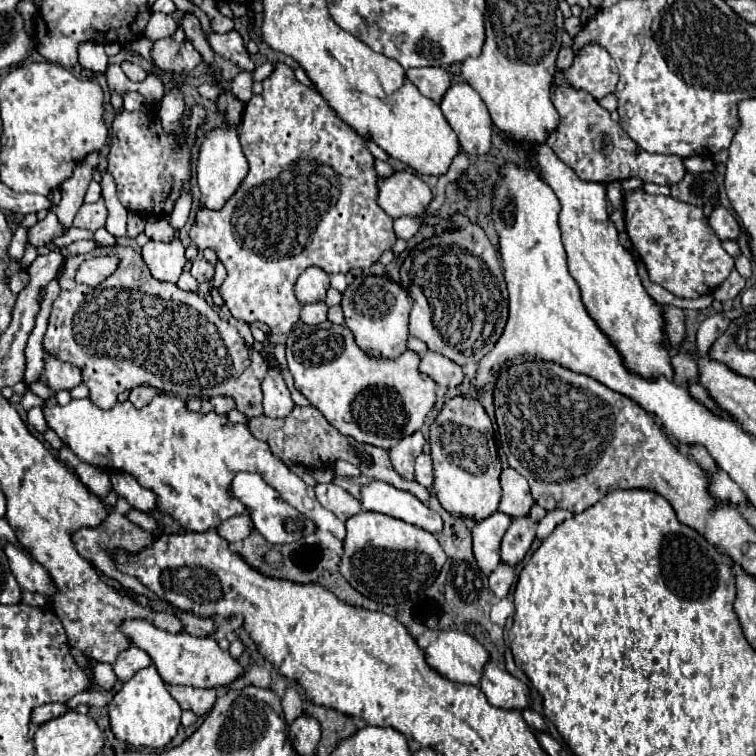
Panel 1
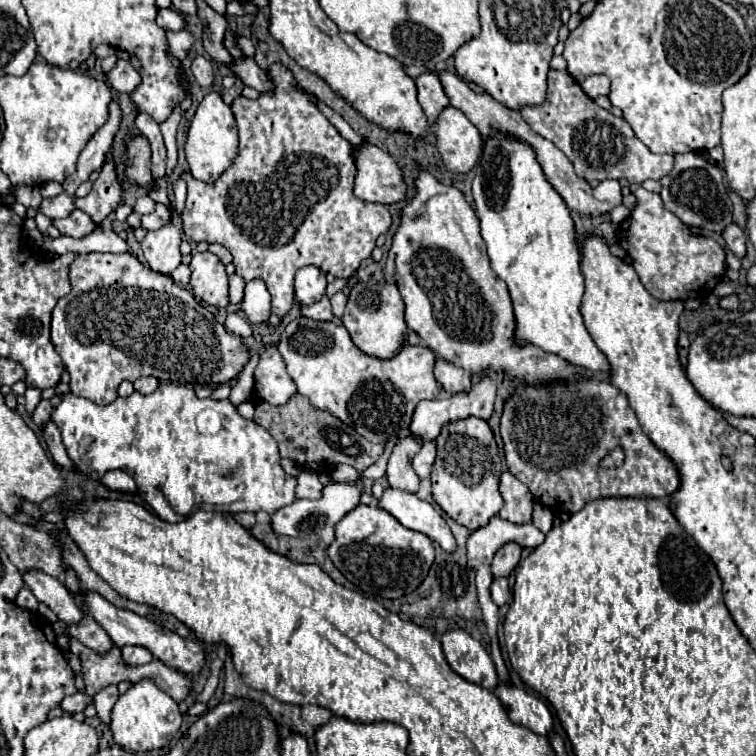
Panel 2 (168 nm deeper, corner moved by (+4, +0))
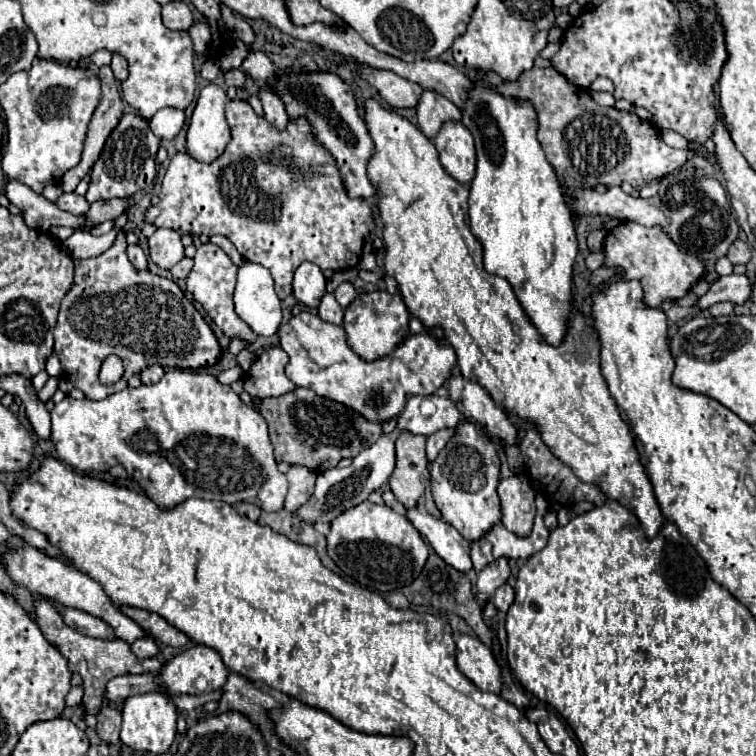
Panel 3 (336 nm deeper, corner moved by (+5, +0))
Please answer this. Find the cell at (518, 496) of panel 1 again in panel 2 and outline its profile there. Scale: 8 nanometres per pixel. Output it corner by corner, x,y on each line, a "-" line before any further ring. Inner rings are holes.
508,470
500,476
500,494
504,498
504,506
500,510
500,518
514,522
514,524
526,524
532,516
534,498
530,490
516,480

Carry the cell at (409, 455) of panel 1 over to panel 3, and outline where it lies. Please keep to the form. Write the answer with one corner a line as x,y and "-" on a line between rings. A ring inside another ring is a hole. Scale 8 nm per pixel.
401,430
395,442
395,456
397,464
389,478
389,486
403,506
413,508
425,492
429,478
425,436
415,436

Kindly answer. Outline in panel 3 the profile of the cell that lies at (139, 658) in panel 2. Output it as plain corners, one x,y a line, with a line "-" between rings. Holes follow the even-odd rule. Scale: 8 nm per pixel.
145,636
145,638
135,640
135,642
131,644
131,650
133,650
133,654
135,654
137,658
141,658
141,660
143,660
143,658
153,658
153,656
157,656
159,646
157,646
155,638

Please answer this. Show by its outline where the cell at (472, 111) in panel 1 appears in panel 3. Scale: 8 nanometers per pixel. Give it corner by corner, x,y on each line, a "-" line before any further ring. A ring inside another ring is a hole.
445,122
433,144
445,172
457,182
469,184
475,176
475,146
471,132
461,122

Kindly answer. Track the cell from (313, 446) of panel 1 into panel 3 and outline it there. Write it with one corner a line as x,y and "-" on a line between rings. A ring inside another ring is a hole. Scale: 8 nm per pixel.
295,388
283,396
265,398
259,410
269,424
275,460
287,462
289,466
301,464
313,472
335,468
341,458
353,458
383,434
381,422
371,422
349,406
321,398
309,388

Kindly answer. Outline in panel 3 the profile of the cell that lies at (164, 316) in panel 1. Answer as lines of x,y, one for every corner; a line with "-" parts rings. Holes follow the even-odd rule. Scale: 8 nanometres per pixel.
123,230
117,234
113,246
109,250
105,250
103,254
99,254
95,258
87,258
87,260
75,260
75,280
73,280
71,290
61,300
59,318
57,318
53,336
55,336
55,354
63,366
65,378
75,388
83,390
89,400
103,400
103,398
123,390
127,386
127,380
133,374
141,372
143,366
159,364
163,368
195,370
195,368
203,368
207,364
215,364
221,354
215,334
211,332
211,328
207,326
203,316
195,310
195,306
185,298
181,288
173,280
161,278
151,272
141,272
129,262
127,240
125,240
-
109,354
117,354
123,360
125,374
121,376
121,380
117,384
103,386
99,382
99,368

